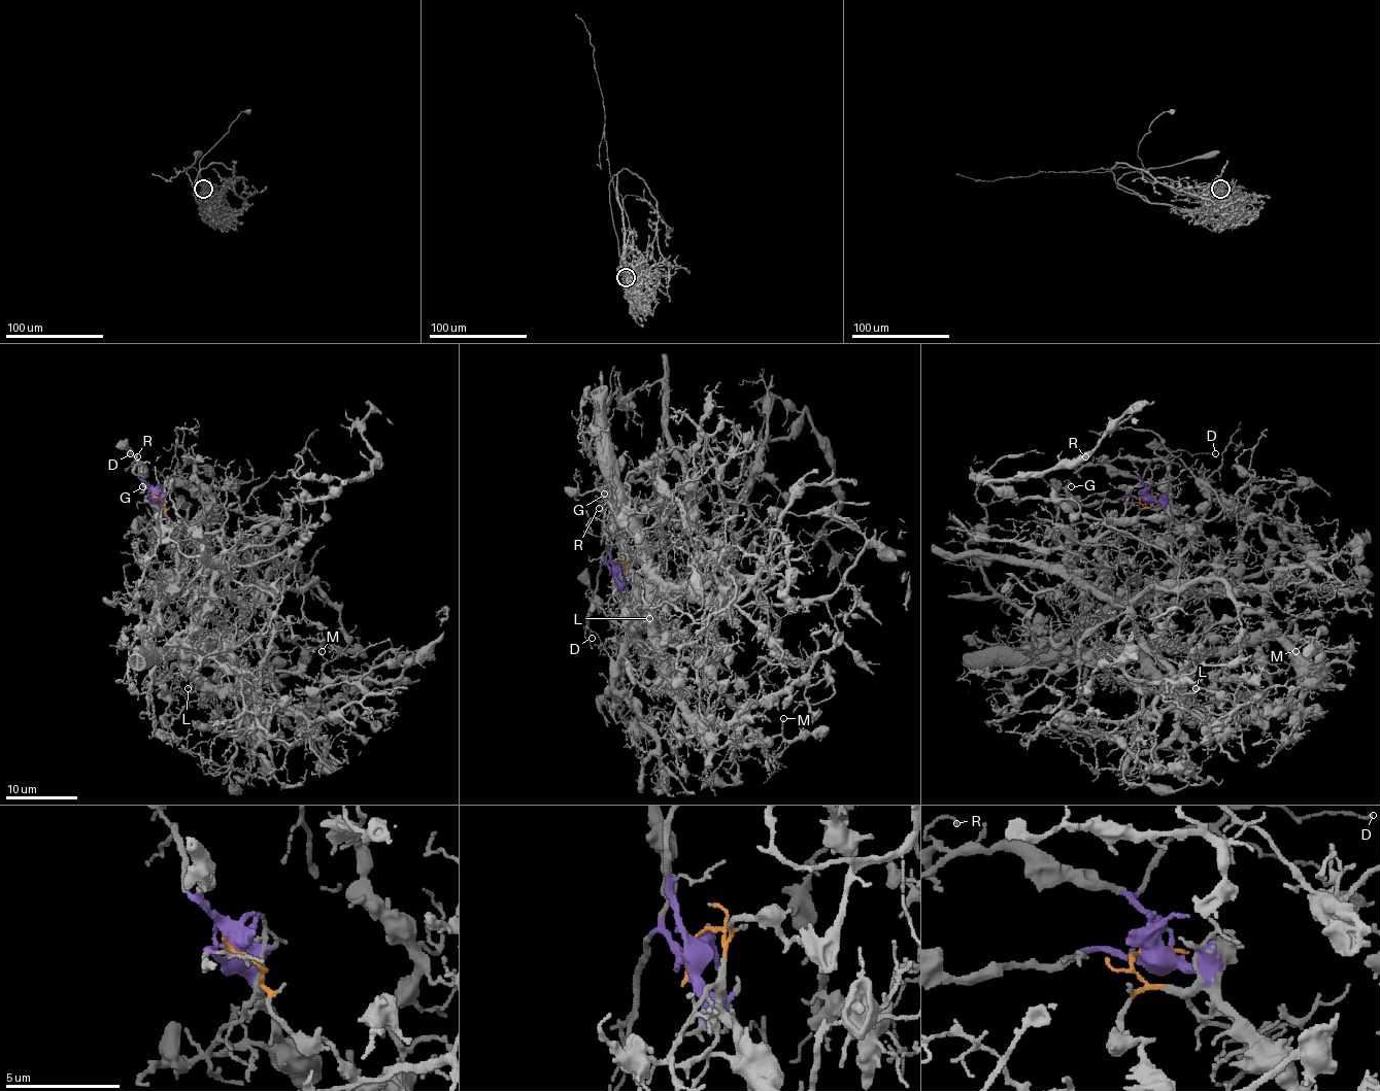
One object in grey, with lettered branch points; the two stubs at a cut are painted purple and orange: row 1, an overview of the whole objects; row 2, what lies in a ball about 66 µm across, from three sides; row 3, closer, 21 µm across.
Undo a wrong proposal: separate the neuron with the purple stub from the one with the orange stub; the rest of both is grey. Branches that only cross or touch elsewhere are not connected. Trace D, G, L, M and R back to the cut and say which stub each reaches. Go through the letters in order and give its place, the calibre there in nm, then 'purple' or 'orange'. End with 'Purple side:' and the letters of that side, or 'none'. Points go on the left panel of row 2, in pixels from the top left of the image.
D: place (130, 453); calibre 100 nm; purple
G: place (142, 486); calibre 120 nm; purple
L: place (188, 688); calibre 120 nm; purple
M: place (322, 651); calibre 140 nm; purple
R: place (137, 456); calibre 130 nm; purple
Purple side: D, G, L, M, R

